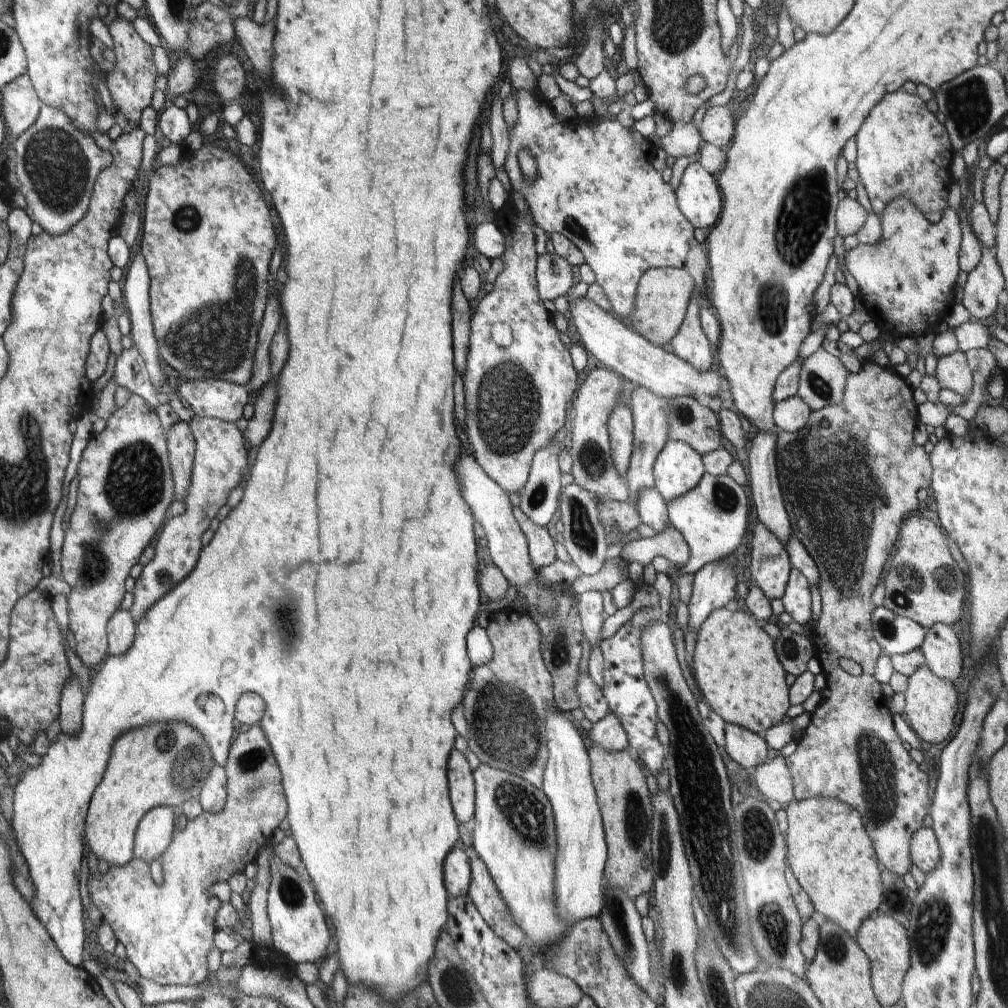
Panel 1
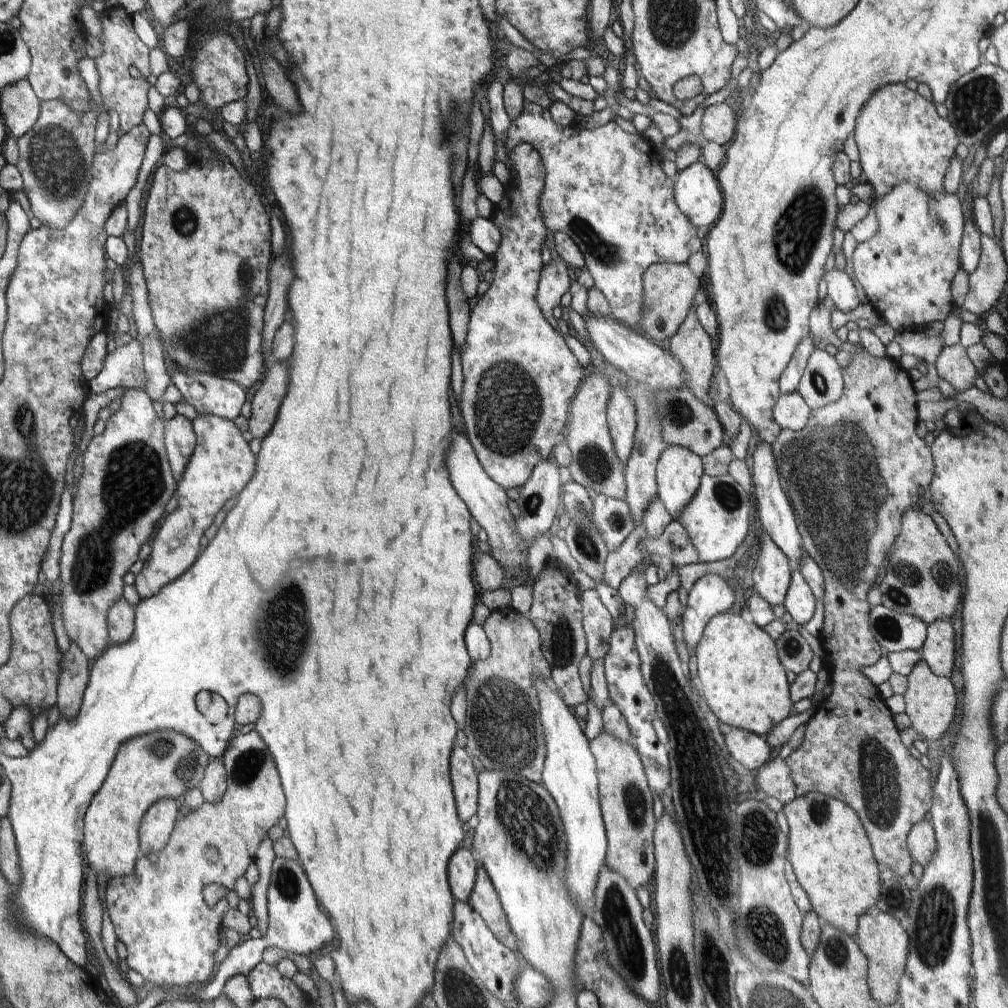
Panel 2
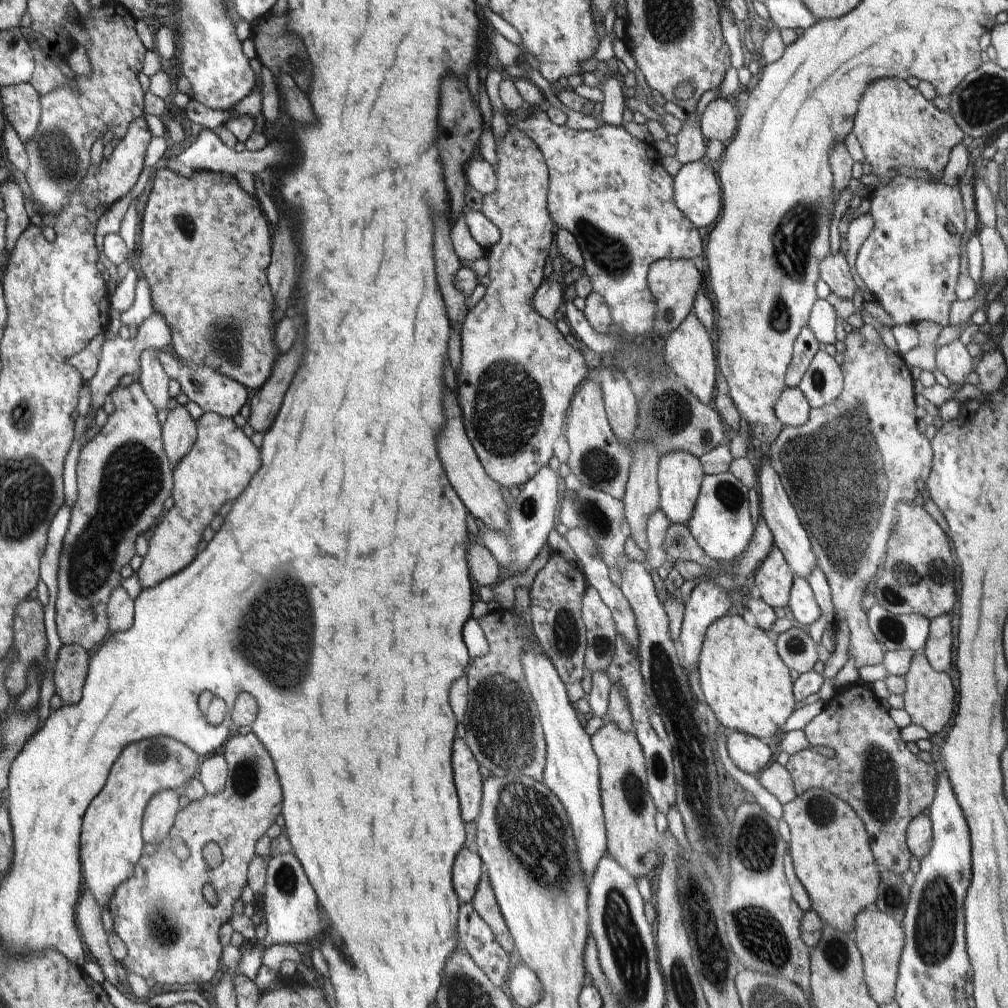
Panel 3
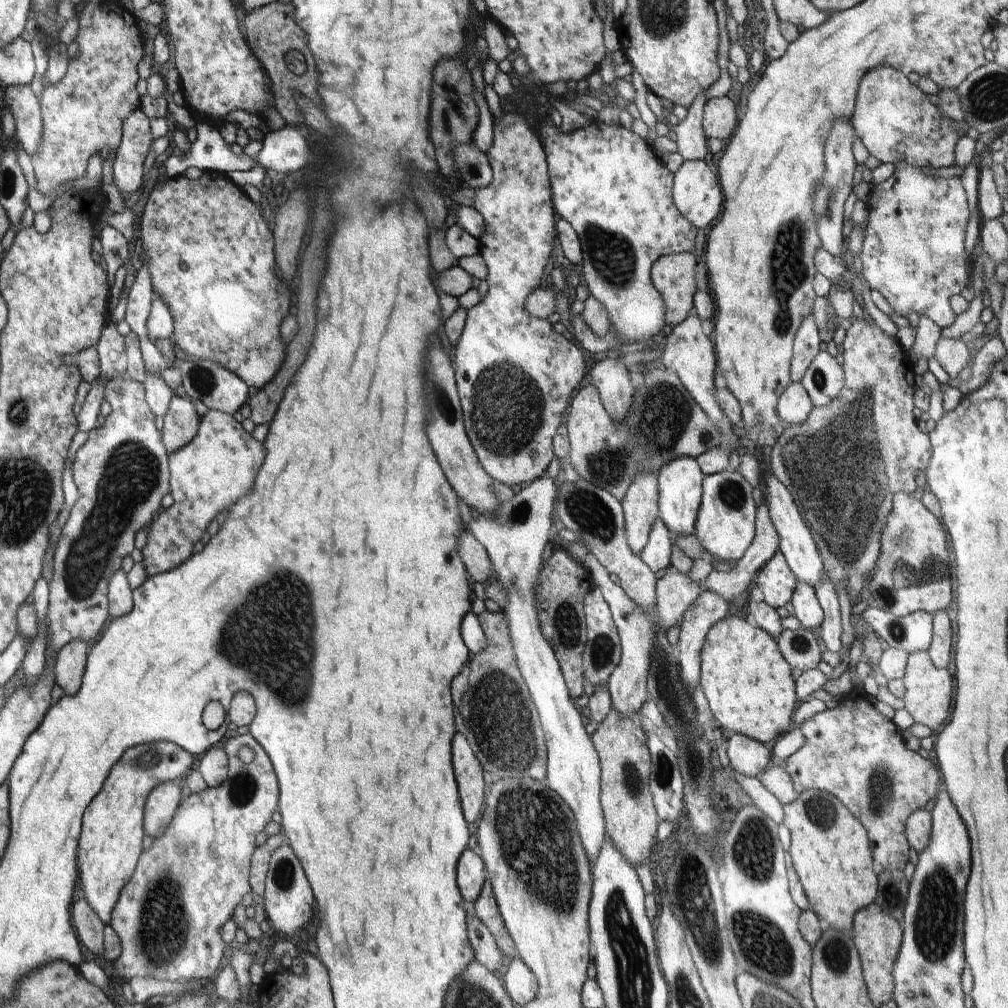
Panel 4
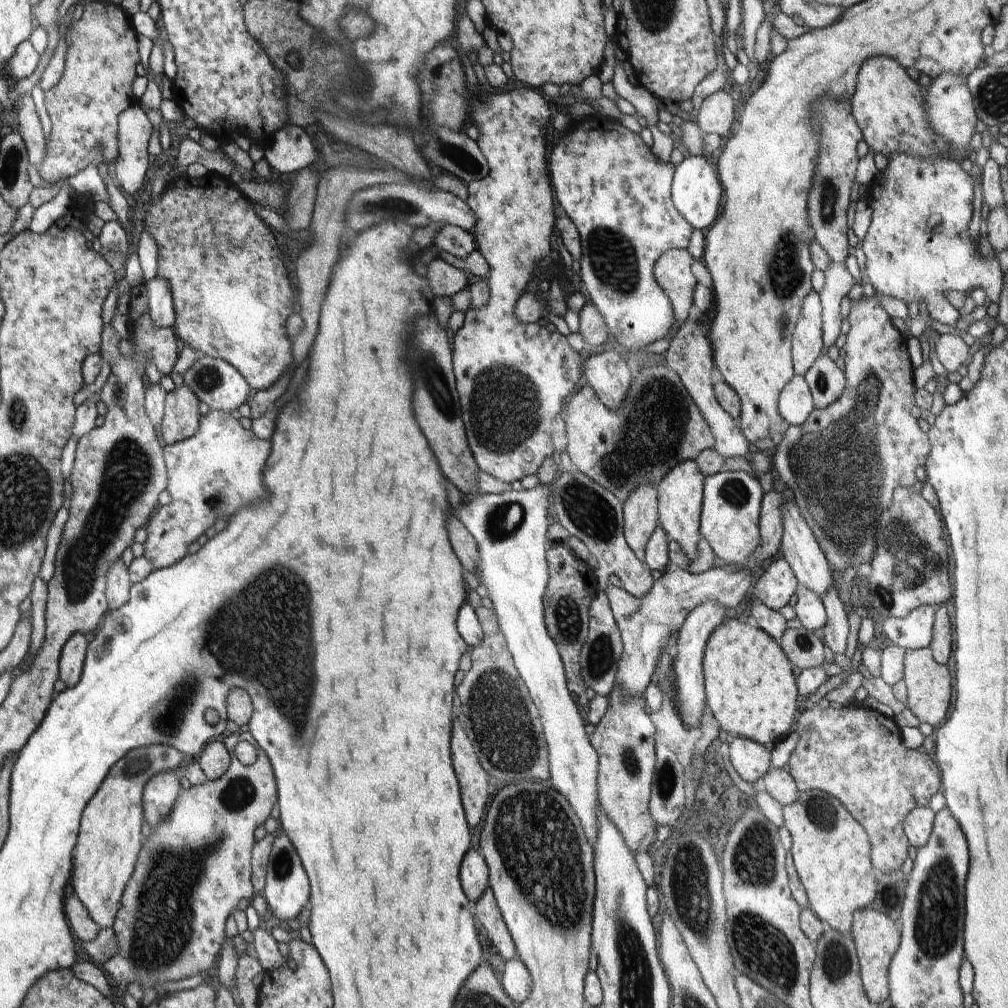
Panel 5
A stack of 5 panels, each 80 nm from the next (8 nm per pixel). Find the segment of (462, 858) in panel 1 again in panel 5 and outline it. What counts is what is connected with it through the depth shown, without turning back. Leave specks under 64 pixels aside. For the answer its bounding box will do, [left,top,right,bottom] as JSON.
[460,848,489,902]

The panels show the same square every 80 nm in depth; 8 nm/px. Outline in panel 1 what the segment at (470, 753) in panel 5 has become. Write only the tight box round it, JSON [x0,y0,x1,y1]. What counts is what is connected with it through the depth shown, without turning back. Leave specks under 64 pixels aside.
[448,752,476,823]

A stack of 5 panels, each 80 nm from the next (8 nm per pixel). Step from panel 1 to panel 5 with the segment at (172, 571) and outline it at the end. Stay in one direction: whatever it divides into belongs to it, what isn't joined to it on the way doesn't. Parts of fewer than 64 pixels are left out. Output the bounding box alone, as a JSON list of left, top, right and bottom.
[143,409,270,571]

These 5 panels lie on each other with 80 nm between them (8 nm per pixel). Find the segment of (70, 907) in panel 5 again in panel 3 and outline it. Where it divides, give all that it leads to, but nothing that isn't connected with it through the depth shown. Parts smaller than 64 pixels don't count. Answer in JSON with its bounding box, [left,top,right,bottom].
[75,888,120,989]

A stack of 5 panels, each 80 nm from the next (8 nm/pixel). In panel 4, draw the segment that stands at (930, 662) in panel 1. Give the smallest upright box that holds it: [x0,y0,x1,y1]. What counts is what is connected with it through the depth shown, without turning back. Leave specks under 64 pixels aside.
[927,611,952,670]

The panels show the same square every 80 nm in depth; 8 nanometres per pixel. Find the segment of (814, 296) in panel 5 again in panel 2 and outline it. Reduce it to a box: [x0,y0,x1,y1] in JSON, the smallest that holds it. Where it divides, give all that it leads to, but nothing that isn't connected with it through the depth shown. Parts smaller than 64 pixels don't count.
[780,334,816,395]

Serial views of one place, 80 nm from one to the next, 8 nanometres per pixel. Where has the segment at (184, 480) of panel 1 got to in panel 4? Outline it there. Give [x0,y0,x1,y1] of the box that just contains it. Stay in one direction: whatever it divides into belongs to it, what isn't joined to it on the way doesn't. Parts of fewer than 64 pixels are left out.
[161,395,201,453]

